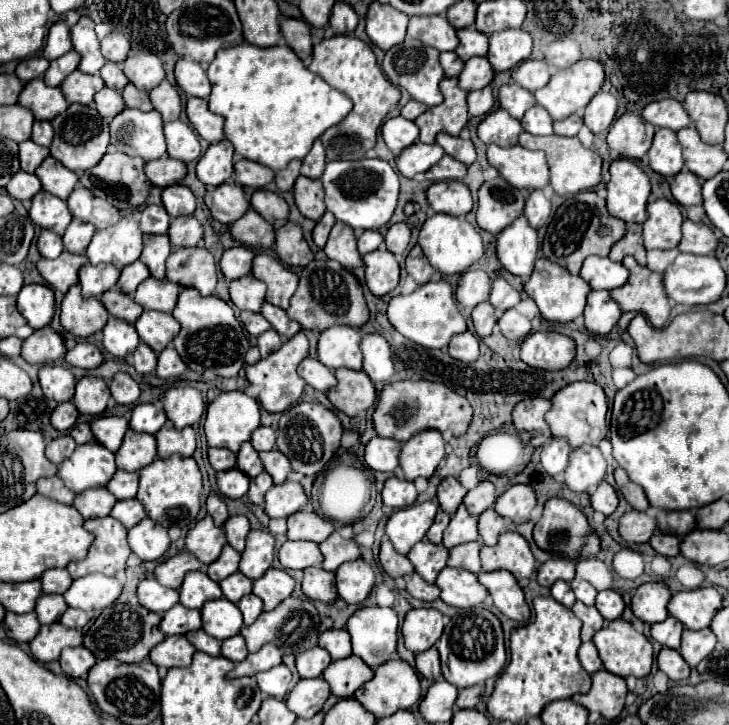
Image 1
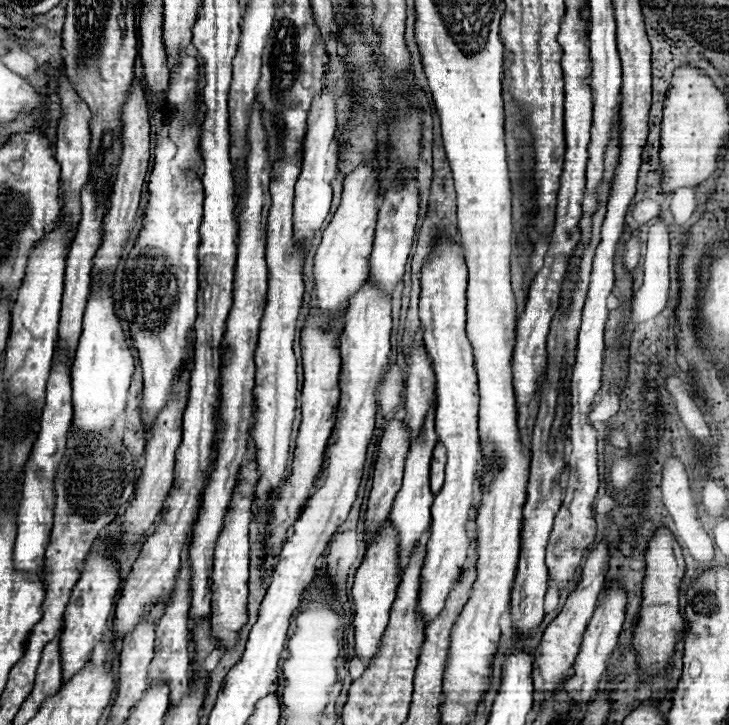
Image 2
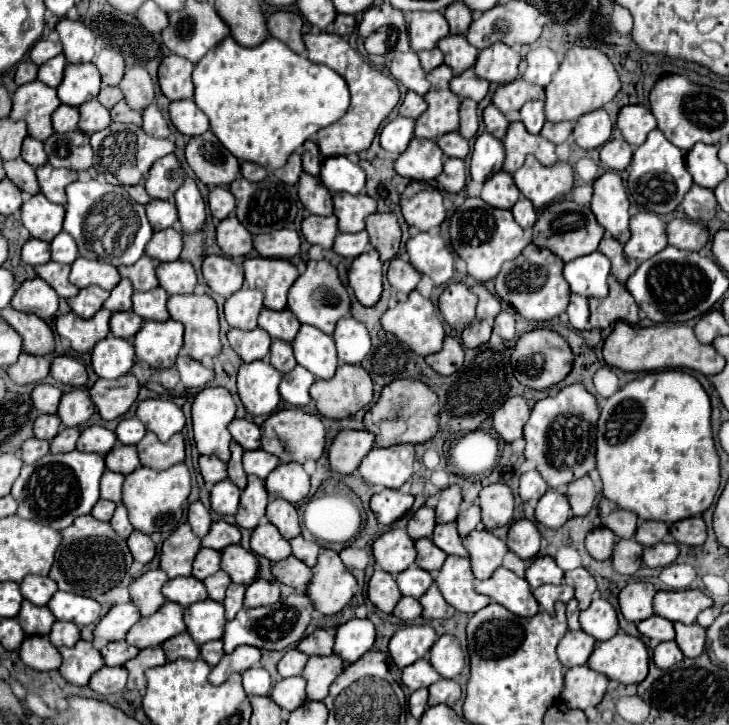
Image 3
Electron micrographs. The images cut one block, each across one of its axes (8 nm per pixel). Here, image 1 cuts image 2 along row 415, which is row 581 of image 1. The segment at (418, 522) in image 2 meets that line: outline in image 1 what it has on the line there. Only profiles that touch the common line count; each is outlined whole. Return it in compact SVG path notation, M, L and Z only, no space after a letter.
M420 540L410 552L408 552L410 562L414 564L416 572L426 580L434 582L438 572L446 568L448 562L448 548L442 544L432 544L430 540Z

